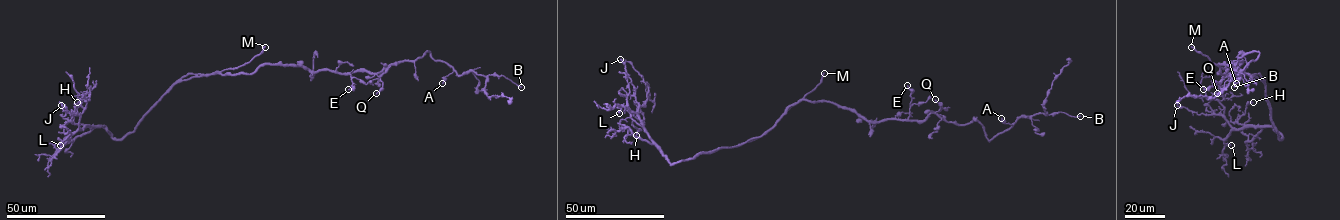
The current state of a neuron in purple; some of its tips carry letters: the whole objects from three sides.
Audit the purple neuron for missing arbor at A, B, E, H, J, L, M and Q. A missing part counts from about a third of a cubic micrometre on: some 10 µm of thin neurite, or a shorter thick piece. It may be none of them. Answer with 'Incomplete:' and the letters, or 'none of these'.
Incomplete: B, E, L, M

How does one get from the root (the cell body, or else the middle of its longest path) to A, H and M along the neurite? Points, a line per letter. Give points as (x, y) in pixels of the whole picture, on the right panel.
A: (1219, 65), (1232, 65), (1237, 73), (1231, 73), (1242, 62), (1239, 58), (1259, 53), (1236, 83)
H: (1219, 65), (1218, 73), (1253, 74), (1264, 83), (1282, 139), (1272, 127), (1238, 123), (1253, 102)
M: (1219, 65), (1218, 73), (1237, 72), (1215, 65), (1191, 47)

